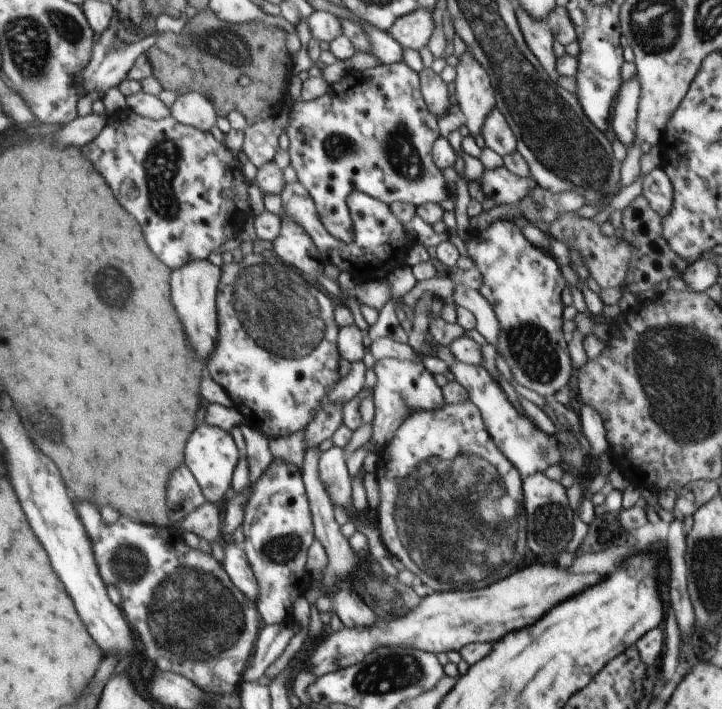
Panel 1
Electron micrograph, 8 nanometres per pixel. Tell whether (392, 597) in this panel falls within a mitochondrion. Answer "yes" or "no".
yes

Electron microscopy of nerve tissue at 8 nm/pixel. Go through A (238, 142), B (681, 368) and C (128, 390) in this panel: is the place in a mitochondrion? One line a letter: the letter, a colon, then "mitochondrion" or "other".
A: other
B: mitochondrion
C: other

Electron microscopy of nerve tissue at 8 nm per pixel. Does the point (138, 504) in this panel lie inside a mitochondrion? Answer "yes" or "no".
no

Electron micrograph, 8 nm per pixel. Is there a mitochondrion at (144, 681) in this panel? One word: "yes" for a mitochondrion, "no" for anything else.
no

